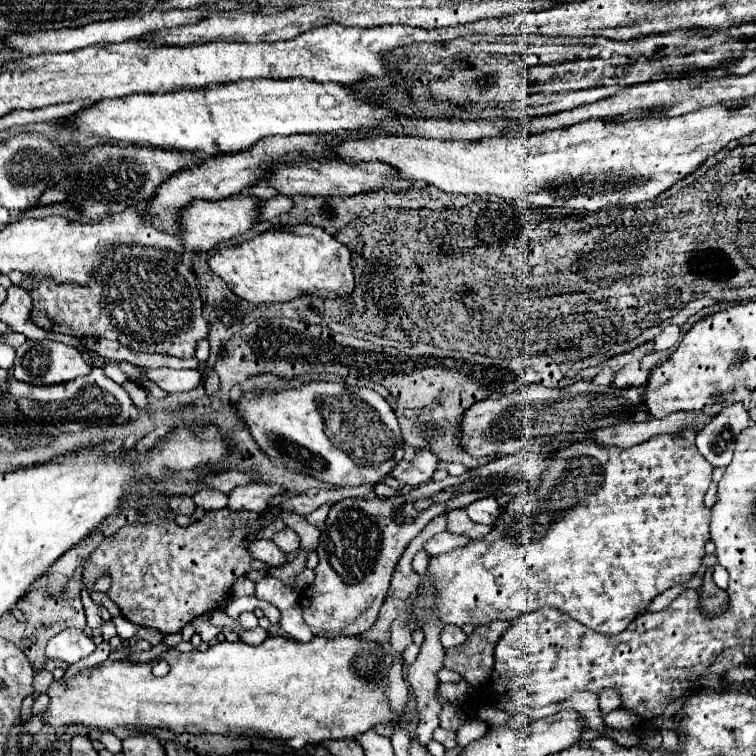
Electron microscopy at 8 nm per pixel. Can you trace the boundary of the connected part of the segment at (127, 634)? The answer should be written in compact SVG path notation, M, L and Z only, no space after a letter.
M118 616L112 619L117 629L117 636L122 640L128 640L132 636L135 635L135 632L139 630L140 626L137 626L127 619L123 618L123 616Z

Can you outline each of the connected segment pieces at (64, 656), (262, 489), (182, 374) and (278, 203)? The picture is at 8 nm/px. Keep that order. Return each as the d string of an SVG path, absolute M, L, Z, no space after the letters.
M65 628L65 632L59 632L53 636L47 644L47 658L49 660L63 660L67 664L73 664L85 656L89 656L95 650L95 642L89 634L77 628Z
M247 484L237 486L233 492L229 492L227 510L239 512L239 510L253 510L253 512L265 512L267 500L281 494L283 488L277 484Z
M141 368L141 372L153 380L165 392L189 392L201 386L203 376L199 370L171 370L171 368Z
M275 196L275 198L271 198L271 200L267 200L267 202L263 204L261 218L263 218L263 220L271 220L271 218L275 218L275 216L279 216L279 214L289 212L291 208L293 208L293 200L291 200L289 196Z

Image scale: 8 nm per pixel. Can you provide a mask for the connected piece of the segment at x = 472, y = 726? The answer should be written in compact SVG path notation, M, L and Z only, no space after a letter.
M480 719L468 720L465 724L457 731L457 745L462 748L465 748L470 742L483 737L488 729L487 723Z

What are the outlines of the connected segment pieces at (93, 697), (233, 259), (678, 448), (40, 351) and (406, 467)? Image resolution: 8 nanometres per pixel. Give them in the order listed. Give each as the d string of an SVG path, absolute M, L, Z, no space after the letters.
M267 636L259 646L237 642L217 642L205 652L179 652L169 648L159 656L171 670L167 676L157 678L151 672L151 662L127 662L127 660L107 660L101 666L83 668L69 680L53 680L47 696L49 706L41 714L43 722L57 726L85 726L89 730L113 730L117 726L125 728L161 728L173 734L243 734L243 736L263 736L271 740L283 740L291 748L303 748L305 744L319 744L323 740L343 740L353 738L371 730L379 722L391 722L393 714L385 696L385 676L371 680L361 678L355 672L355 656L361 650L371 650L383 656L381 666L387 668L387 656L377 642L361 640L353 636L345 638L313 638L311 642L295 642L283 636Z
M295 226L295 230L289 230L289 232L267 230L249 242L221 248L209 260L209 266L215 274L219 274L225 280L225 284L239 298L251 304L265 304L265 302L289 302L293 298L299 298L301 294L321 296L321 298L347 298L353 292L353 270L351 270L349 258L351 258L349 248L339 244L323 228Z
M661 434L653 436L651 440L631 446L631 448L601 448L597 444L581 444L575 442L567 448L561 448L551 460L551 468L547 470L541 488L537 488L533 494L521 494L515 496L501 512L497 524L493 526L493 532L485 536L483 540L475 540L465 548L451 550L447 554L431 556L429 568L427 568L427 586L435 588L435 606L439 610L439 622L445 624L473 624L483 626L495 620L515 620L517 616L531 614L543 606L555 606L557 610L569 614L573 620L585 624L587 628L599 632L599 634L619 634L627 628L627 624L645 610L651 600L659 594L663 594L667 588L673 588L677 584L685 584L691 580L691 576L701 568L701 560L705 556L705 542L709 540L709 520L711 510L705 506L703 498L711 484L713 466L697 452L697 446L679 434Z
M25 340L25 344L17 348L13 376L25 384L49 386L49 384L75 380L77 376L87 376L89 372L91 372L91 366L83 360L81 352L77 352L73 346L53 342L53 340Z
M425 448L425 450L419 450L411 462L401 460L401 464L397 464L397 468L393 468L393 472L388 476L397 478L403 486L417 487L431 480L431 476L437 470L437 466L439 466L437 456L433 456Z

